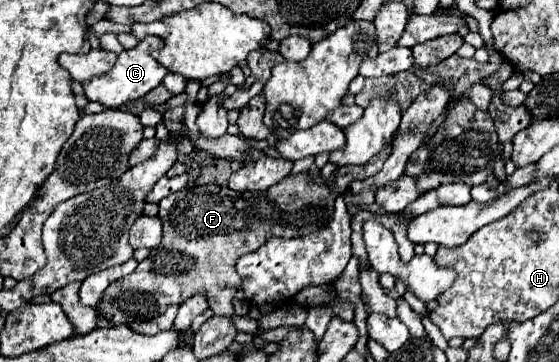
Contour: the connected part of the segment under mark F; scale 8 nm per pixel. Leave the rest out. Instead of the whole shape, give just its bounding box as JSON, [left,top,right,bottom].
[99,148,391,342]

